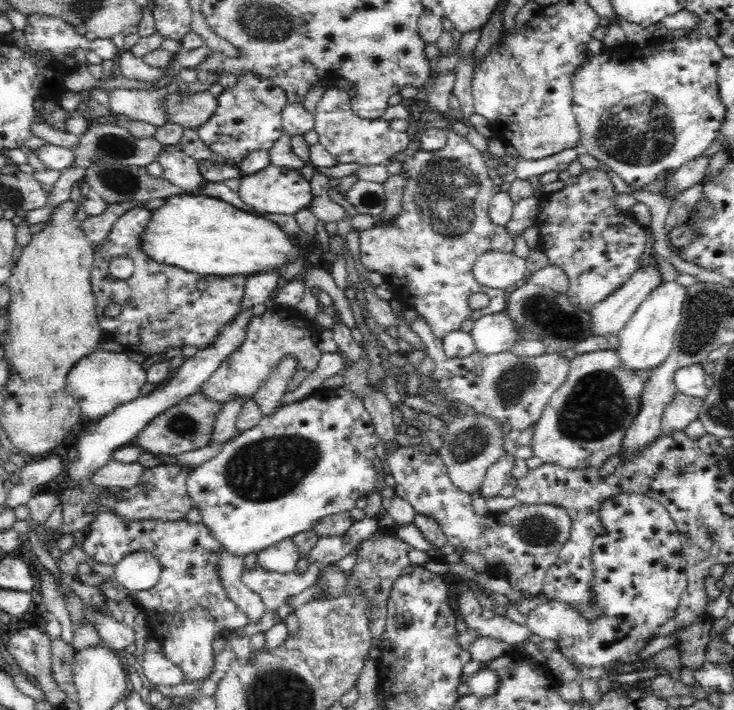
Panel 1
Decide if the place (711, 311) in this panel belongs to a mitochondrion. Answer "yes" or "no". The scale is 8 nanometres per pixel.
yes

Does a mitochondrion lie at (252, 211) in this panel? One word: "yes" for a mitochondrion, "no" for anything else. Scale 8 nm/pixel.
no

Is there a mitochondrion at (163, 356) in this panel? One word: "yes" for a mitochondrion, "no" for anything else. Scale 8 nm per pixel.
no

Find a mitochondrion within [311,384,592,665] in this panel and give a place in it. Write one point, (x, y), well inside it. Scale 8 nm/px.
(469, 443)

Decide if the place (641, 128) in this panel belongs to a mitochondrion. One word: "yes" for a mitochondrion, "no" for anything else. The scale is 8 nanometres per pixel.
yes

